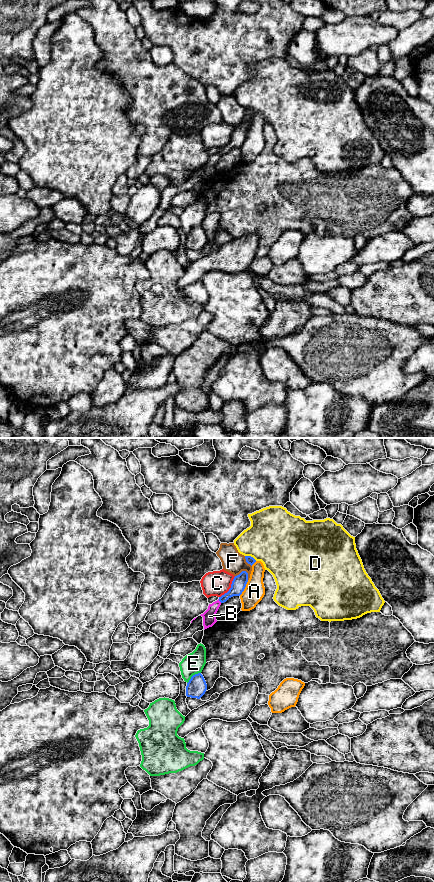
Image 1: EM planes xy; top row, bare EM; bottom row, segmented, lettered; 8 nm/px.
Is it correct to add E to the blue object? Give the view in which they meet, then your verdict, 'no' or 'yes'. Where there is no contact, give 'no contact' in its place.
xy | no

